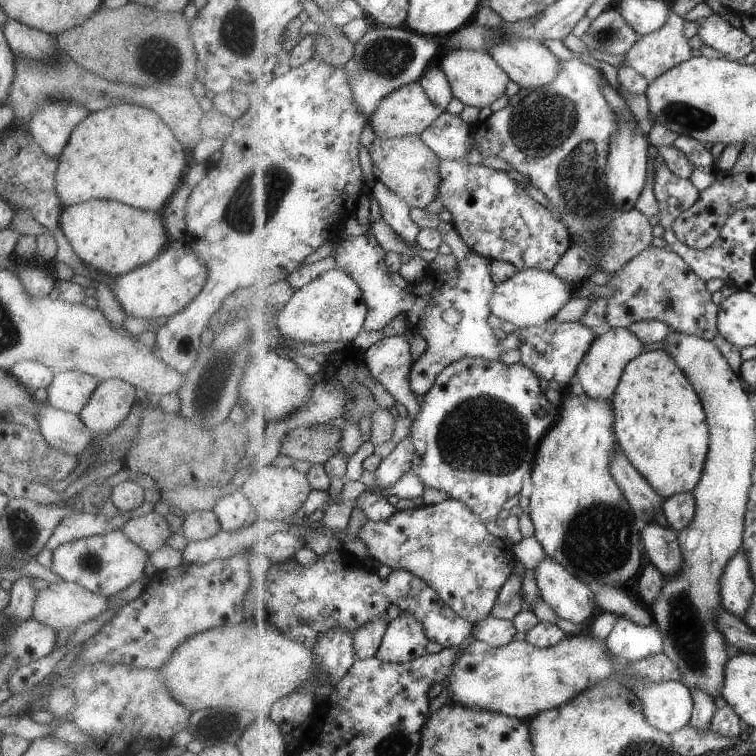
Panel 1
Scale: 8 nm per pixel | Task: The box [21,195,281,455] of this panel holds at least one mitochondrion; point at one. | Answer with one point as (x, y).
(216, 372)

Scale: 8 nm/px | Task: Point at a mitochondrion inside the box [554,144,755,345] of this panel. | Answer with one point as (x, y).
(665, 303)

